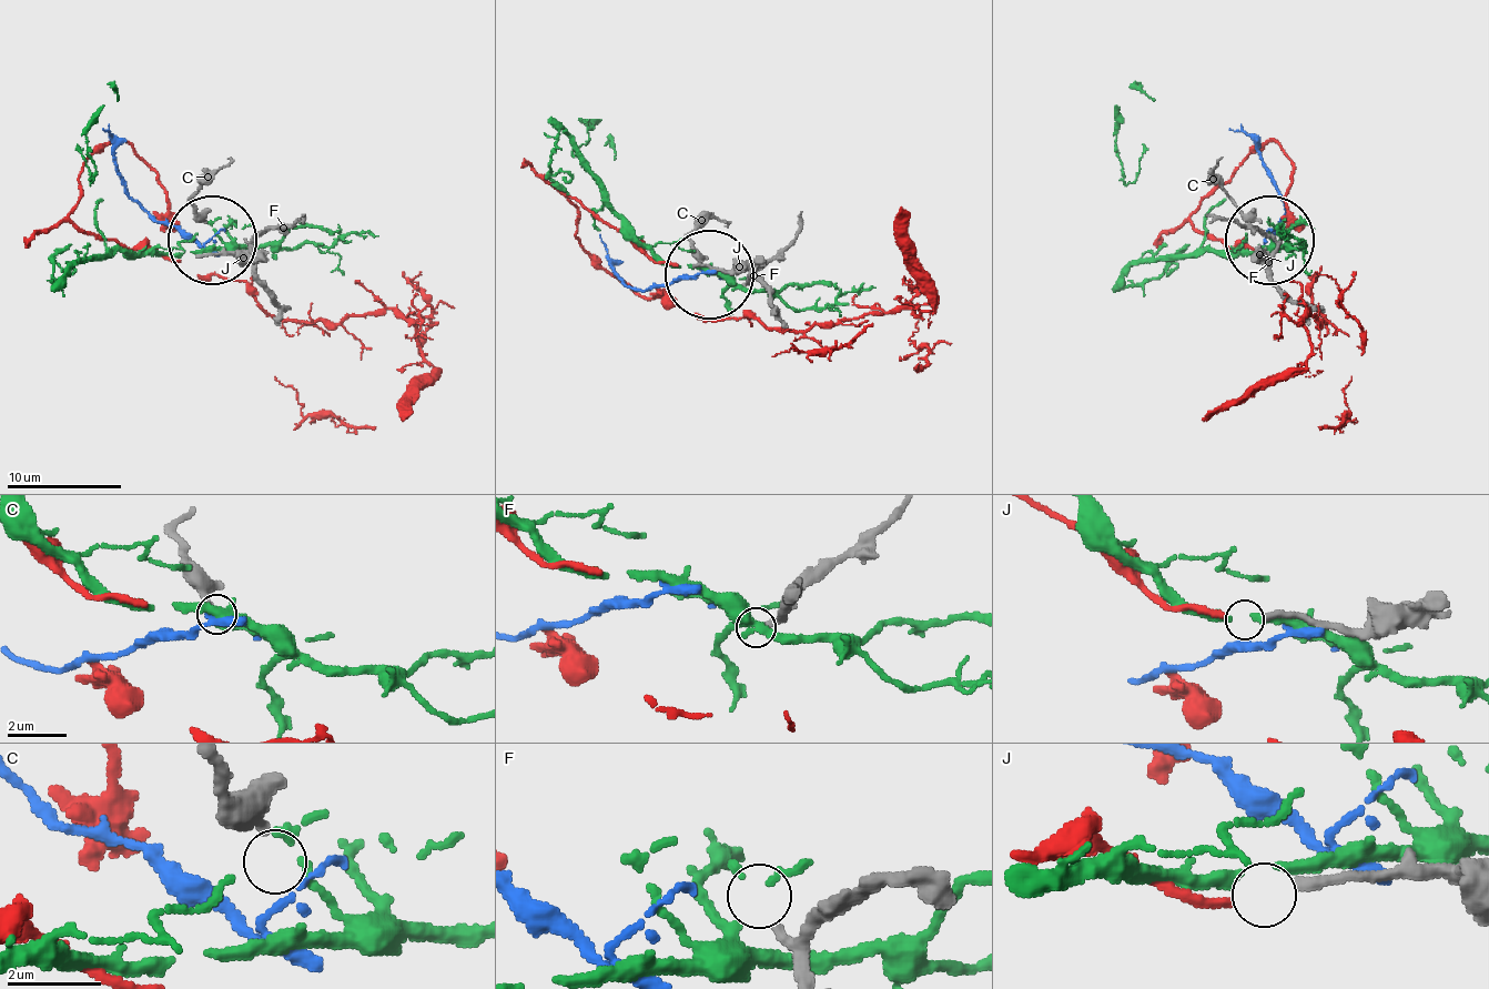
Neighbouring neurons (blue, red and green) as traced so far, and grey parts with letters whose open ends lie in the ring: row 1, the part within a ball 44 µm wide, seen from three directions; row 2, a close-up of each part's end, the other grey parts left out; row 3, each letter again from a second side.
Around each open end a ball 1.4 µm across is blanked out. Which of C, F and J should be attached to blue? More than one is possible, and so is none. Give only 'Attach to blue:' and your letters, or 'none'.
Attach to blue: none

